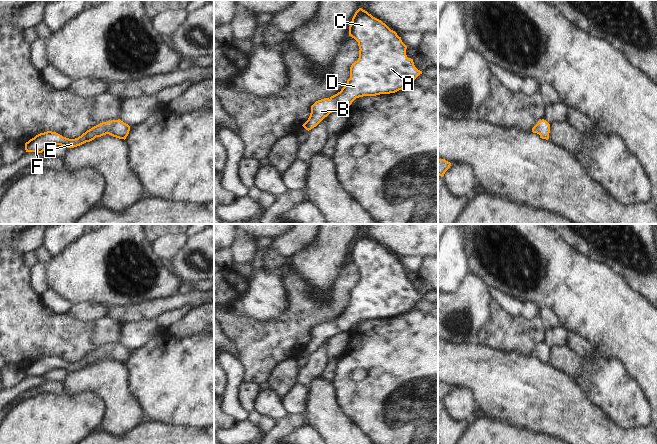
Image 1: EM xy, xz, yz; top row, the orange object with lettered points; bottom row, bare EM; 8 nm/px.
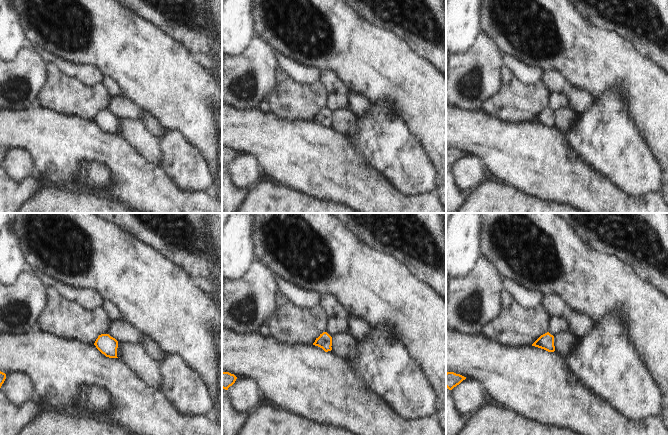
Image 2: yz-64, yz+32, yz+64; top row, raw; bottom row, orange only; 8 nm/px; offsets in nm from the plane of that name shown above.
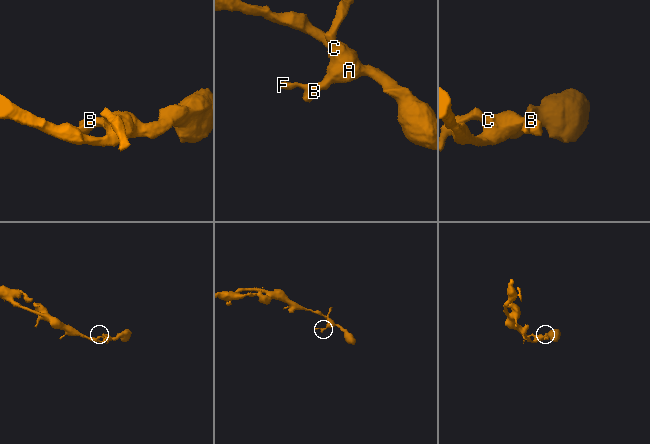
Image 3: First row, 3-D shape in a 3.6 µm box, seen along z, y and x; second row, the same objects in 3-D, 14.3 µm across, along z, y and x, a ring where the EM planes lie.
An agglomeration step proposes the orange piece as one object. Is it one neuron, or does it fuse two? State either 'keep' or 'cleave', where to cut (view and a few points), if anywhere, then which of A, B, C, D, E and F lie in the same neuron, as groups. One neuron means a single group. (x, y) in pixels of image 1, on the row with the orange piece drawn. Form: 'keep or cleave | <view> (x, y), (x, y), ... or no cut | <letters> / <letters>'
keep | no cut | A B C D E F

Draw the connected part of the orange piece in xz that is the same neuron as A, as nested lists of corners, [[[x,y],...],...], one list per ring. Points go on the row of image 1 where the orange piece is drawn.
[[[359,8],[352,18],[349,36],[358,42],[359,58],[351,65],[350,78],[341,91],[330,98],[318,100],[311,106],[310,116],[302,125],[308,131],[334,110],[348,108],[356,98],[395,93],[410,87],[411,83],[422,74],[422,71],[415,67],[413,59],[407,57],[407,46],[401,37],[362,8]]]

